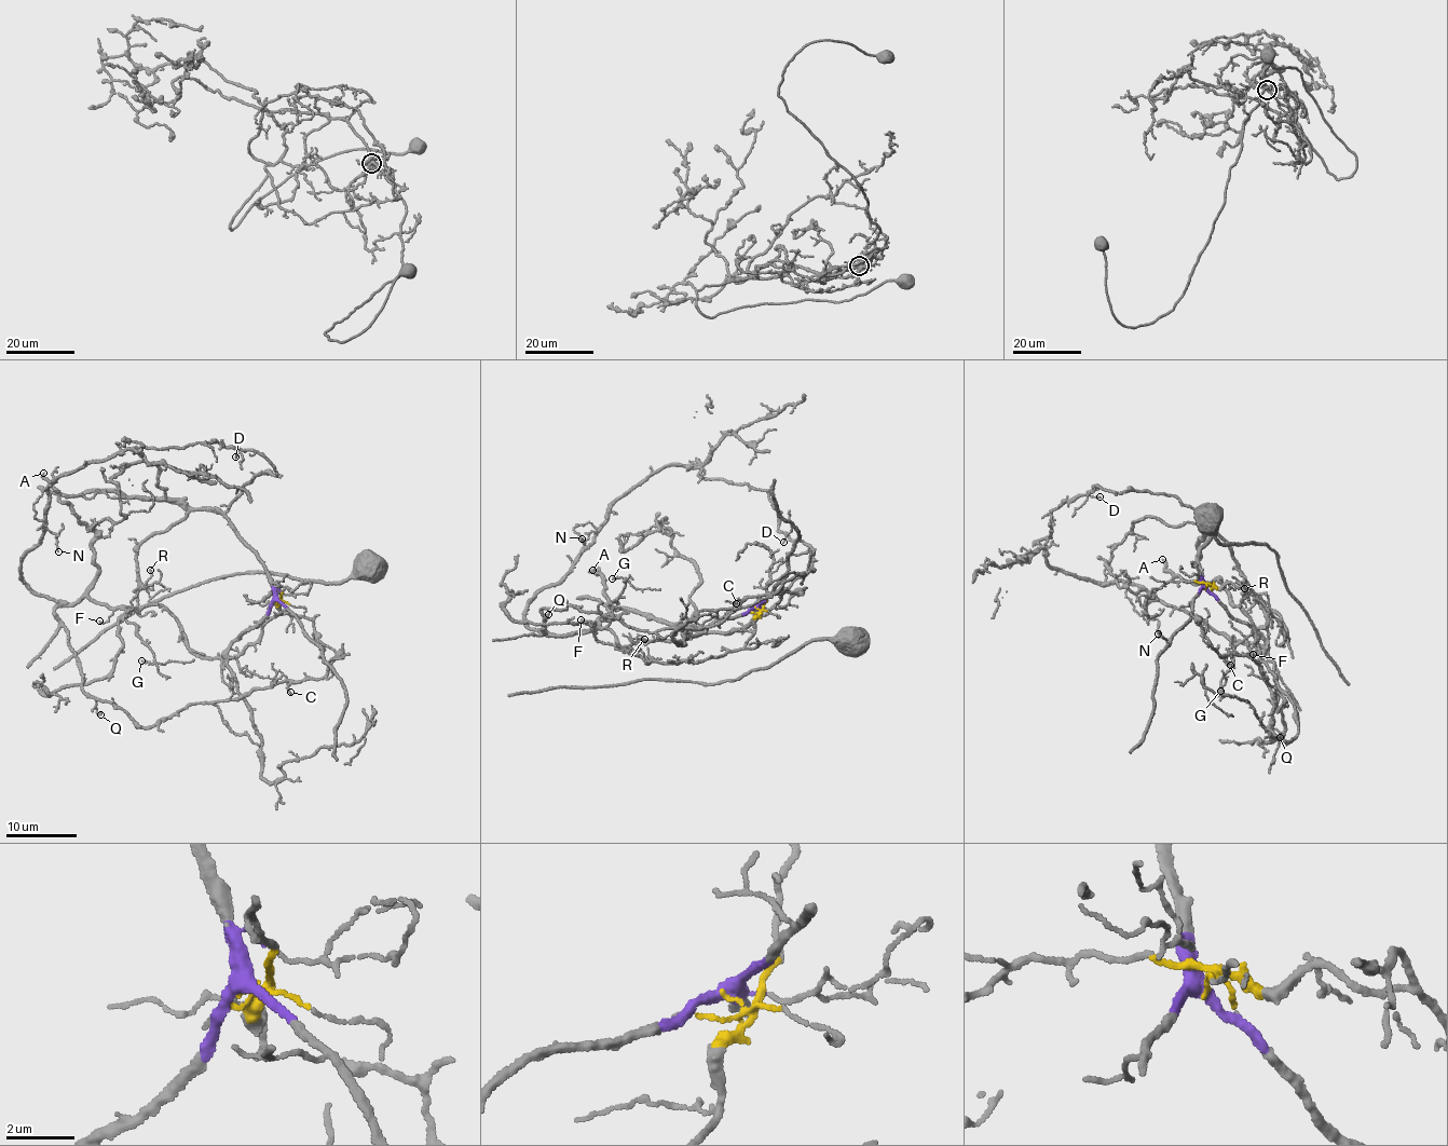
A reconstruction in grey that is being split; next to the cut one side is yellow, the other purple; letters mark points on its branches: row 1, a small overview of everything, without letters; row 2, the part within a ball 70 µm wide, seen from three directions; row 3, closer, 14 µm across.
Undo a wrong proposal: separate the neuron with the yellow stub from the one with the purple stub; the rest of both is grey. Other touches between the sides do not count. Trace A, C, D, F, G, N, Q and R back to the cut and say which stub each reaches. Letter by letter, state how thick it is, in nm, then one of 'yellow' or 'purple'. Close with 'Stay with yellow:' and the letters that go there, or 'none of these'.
A: 280 nm | yellow
C: 110 nm | yellow
D: 90 nm | purple
F: 100 nm | yellow
G: 130 nm | yellow
N: 80 nm | yellow
Q: 150 nm | yellow
R: 100 nm | purple
Stay with yellow: A, C, F, G, N, Q

